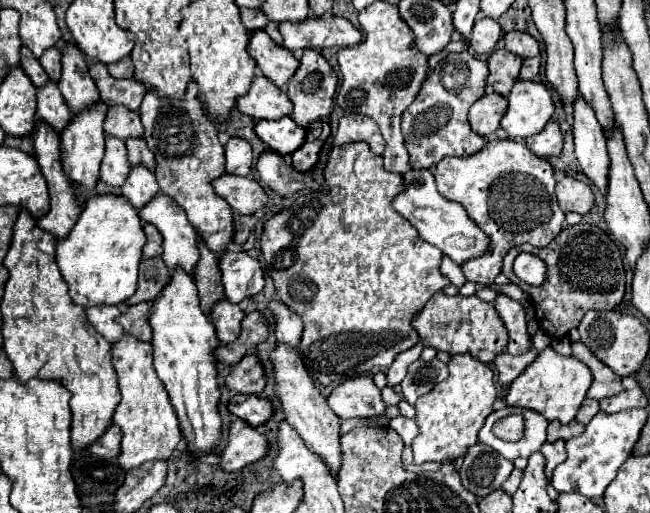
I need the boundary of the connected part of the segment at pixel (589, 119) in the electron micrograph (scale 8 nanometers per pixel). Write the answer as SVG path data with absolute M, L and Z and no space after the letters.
M578 96L574 102L574 146L582 172L602 194L606 194L610 168L606 138L594 110L582 100L582 96Z

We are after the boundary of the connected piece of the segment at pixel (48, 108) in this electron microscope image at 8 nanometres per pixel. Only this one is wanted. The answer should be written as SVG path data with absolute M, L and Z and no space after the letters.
M48 80L48 86L40 86L36 92L38 98L38 118L48 122L56 132L60 132L72 118L64 96L58 90L58 84Z

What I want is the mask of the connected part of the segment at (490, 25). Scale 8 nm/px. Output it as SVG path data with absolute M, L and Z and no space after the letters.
M478 16L474 22L474 28L472 28L472 34L468 36L470 48L476 54L488 54L496 48L500 34L502 34L502 30L496 20L492 20L488 16Z

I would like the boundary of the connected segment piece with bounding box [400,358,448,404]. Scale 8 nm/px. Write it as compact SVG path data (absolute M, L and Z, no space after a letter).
M434 358L432 362L416 360L414 364L408 366L408 374L400 384L404 392L404 400L408 404L414 404L420 396L428 394L434 388L434 384L442 382L446 376L448 376L448 368L438 358Z

